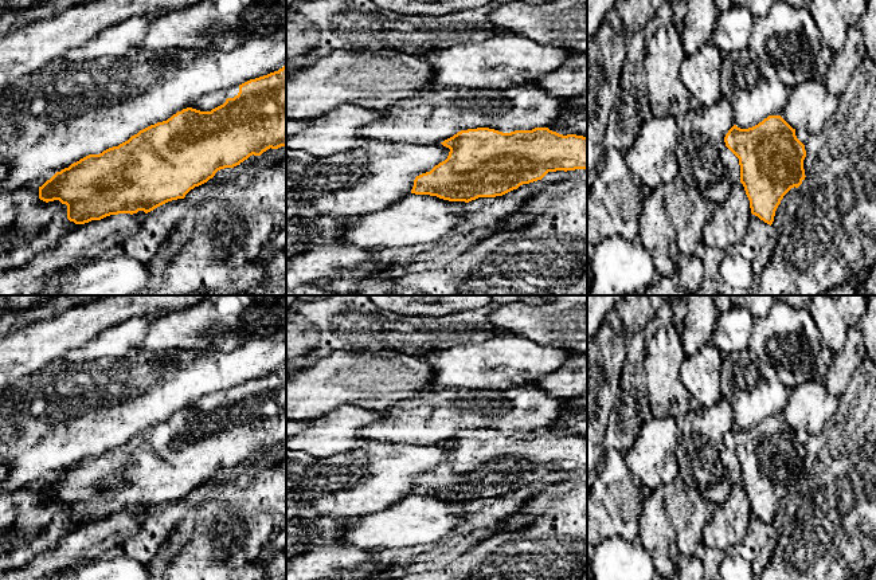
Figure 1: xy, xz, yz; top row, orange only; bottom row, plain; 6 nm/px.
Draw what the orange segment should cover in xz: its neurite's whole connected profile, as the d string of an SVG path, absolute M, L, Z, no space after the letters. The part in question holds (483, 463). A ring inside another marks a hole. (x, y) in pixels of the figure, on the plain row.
M489 428L461 431L441 443L449 448L445 462L415 478L411 494L469 503L502 497L523 485L541 481L548 473L587 470L587 438L559 435L548 428L502 434Z

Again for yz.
M769 416L748 430L734 426L724 443L739 459L751 514L771 526L783 497L806 478L805 446L781 416Z

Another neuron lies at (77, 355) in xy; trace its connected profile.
M165 313L132 317L101 332L87 345L67 352L59 361L79 362L97 357L124 357L130 354L136 348L140 348L149 325Z

